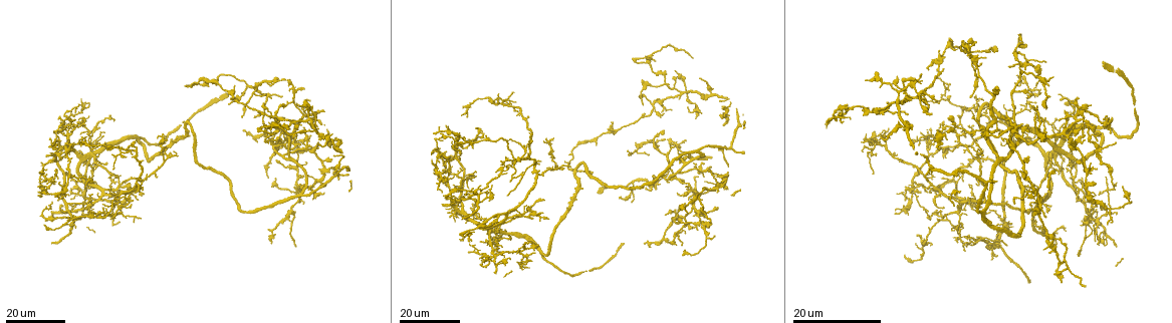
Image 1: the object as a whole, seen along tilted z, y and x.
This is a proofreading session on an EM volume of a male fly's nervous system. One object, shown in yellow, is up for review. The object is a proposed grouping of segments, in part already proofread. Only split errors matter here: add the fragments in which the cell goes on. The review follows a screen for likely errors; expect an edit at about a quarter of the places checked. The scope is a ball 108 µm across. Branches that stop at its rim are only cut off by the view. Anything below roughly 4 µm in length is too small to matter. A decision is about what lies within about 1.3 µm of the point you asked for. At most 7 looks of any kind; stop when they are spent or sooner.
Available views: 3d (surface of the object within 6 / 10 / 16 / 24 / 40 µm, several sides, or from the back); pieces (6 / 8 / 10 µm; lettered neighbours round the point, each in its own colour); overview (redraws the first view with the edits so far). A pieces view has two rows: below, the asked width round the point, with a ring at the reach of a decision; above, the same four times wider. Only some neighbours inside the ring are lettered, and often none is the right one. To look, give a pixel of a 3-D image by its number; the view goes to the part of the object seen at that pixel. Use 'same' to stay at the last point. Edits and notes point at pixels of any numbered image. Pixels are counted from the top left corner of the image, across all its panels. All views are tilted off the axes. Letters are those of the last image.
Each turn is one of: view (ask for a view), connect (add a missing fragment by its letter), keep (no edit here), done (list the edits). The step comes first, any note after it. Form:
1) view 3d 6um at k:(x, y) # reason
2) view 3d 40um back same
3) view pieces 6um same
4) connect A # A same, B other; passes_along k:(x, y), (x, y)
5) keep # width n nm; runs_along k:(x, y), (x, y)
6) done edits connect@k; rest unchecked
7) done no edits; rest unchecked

view 3d 24um at 1:(268, 230) # an open end

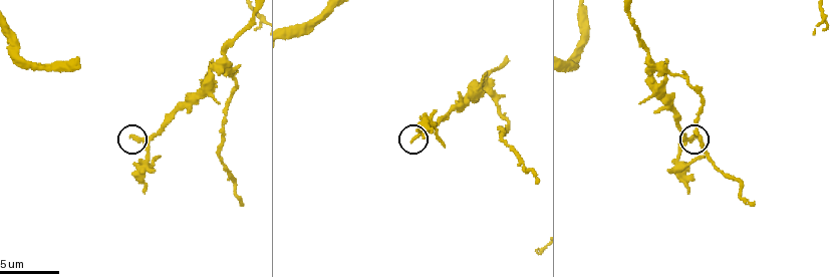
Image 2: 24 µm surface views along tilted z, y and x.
view 3d 6um at 2:(132, 137)

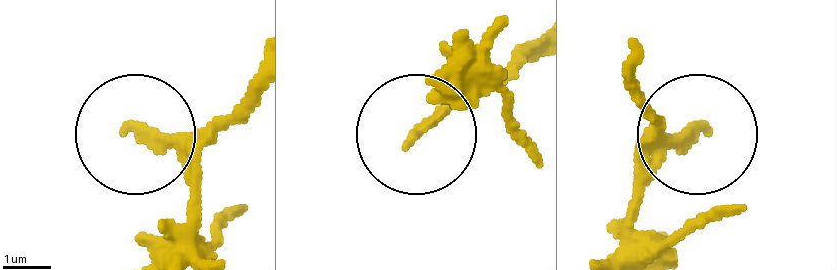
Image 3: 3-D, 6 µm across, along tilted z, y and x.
view pieces 10um at 3:(700, 130)

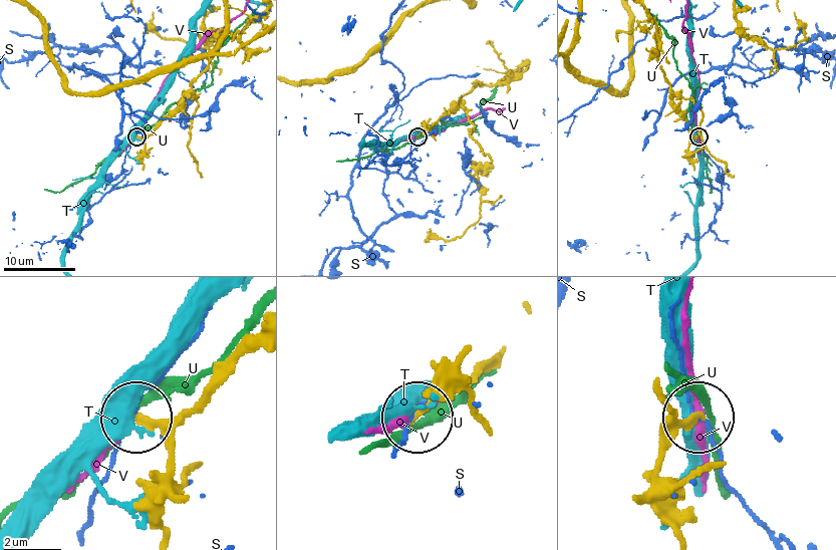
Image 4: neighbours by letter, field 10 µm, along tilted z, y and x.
keep # S other, T other, U other, V other; runs_along 4:(256, 342), (185, 407), (154, 422), (141, 417); none of them fits

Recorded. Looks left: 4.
view 3d 24um at 1:(724, 116) # an open end

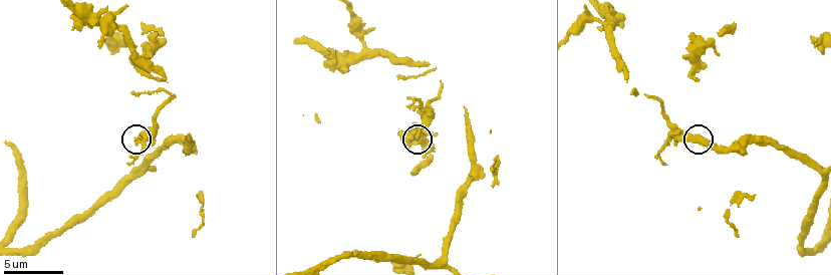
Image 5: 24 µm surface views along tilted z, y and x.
view pieces 8um at 5:(415, 138)

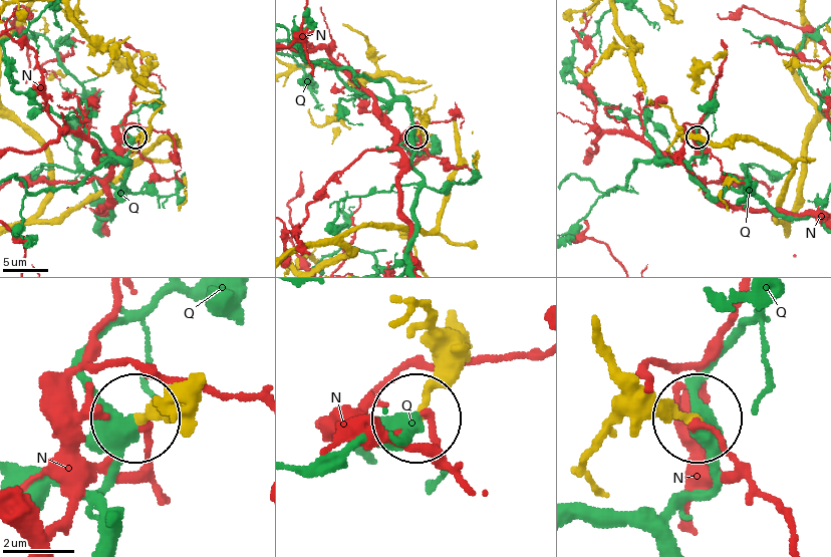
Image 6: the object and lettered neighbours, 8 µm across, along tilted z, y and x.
keep # N other, Q other; none of them fits

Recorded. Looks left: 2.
view 3d 24um at 1:(673, 144) # an open end

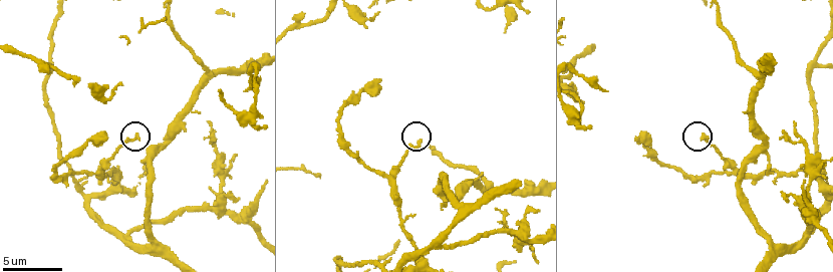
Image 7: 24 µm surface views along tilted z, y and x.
view pieces 8um at 7:(702, 137) # see the neighbours

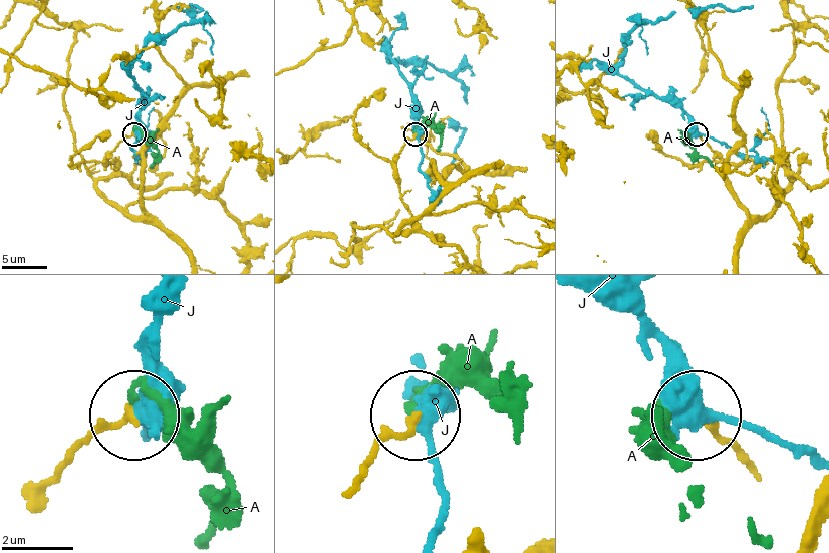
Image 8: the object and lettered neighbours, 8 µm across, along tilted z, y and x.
keep # A other, J other; runs_along 8:(745, 460), (703, 419); none of them fits

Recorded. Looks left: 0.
done no edits; rest unchecked

